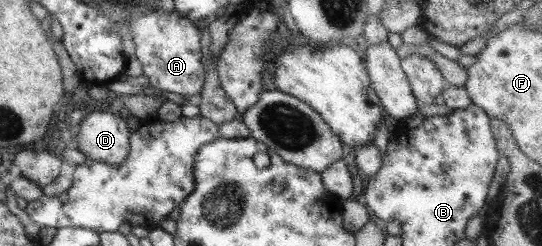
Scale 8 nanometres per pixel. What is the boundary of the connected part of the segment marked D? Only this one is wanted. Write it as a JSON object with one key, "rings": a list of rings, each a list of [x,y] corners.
{"rings":[[[104,108],[83,117],[75,146],[89,160],[122,165],[129,154],[130,135],[126,119]]]}

